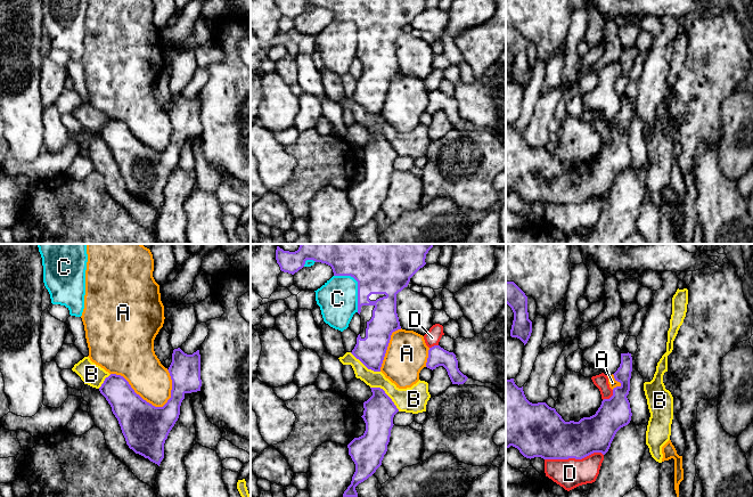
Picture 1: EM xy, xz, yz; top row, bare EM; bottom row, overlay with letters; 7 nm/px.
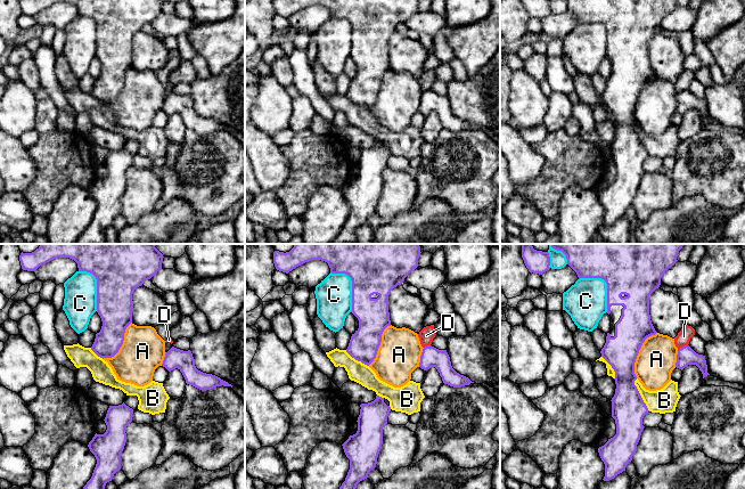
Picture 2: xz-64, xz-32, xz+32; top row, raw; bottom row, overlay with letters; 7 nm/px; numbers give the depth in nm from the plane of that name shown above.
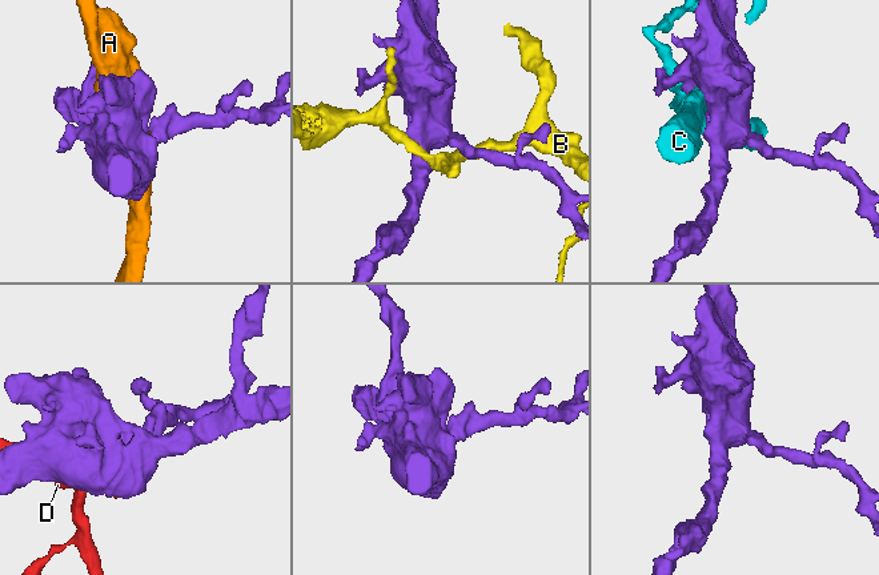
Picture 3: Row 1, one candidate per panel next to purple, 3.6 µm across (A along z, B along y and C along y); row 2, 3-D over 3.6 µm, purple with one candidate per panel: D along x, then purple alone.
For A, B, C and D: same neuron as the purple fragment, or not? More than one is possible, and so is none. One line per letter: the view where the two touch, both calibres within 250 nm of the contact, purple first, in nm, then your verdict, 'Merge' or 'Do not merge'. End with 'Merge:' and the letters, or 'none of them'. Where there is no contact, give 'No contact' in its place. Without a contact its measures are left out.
A: Touches purple in xy. Thickness 320 nm (purple) against 280 nm. Do not merge
B: Touches purple in xz. Thickness 220 nm (purple) against 180 nm. Do not merge
C: Touches purple in xz. Thickness 280 nm (purple) against 280 nm. Do not merge
D: Touches purple in yz. Thickness 320 nm (purple) against 220 nm. Do not merge
Merge: none of them

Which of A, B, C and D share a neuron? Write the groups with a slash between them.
A / B / C / D

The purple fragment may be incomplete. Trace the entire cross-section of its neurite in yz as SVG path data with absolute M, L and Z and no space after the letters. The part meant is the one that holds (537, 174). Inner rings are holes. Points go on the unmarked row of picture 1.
M621 98L621 108L617 115L613 119L615 125L621 130L613 133L613 140L609 144L604 144L595 160L583 162L579 166L565 166L555 153L549 152L546 147L530 147L523 136L523 131L518 132L514 123L506 124L506 194L510 190L517 193L526 203L541 202L543 204L582 204L594 197L605 199L616 179L616 177L628 170L631 165L630 147L627 142L630 136L630 123L632 116L631 98Z

